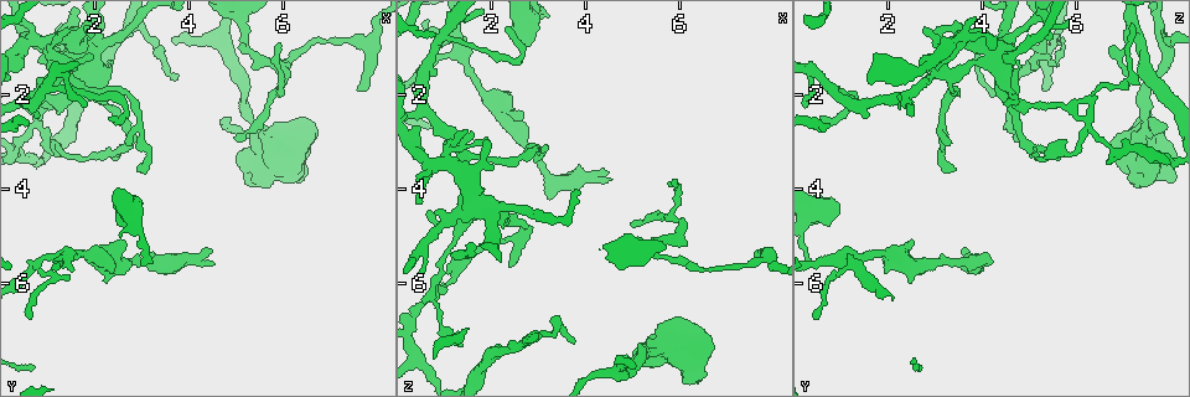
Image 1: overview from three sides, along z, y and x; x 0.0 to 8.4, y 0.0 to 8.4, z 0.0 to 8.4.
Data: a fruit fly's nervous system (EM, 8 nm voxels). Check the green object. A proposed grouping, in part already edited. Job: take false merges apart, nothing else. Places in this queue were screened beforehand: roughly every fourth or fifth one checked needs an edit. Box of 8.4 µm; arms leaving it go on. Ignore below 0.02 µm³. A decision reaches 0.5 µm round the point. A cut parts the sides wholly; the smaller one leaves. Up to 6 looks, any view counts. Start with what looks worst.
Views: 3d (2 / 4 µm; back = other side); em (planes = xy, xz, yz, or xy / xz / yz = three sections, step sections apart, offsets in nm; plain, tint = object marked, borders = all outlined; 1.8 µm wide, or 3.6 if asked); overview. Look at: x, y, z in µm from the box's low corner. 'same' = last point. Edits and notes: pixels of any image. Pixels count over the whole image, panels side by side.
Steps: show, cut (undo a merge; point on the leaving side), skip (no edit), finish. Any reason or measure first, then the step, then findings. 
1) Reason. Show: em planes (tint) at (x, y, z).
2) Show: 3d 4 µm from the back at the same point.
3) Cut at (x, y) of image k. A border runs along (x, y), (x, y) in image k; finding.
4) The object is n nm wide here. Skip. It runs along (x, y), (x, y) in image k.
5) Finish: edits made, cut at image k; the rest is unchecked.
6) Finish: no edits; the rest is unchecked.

Sharp bend. Show: 3d 2 µm from the back at (7.55, 0.85, 5.55).

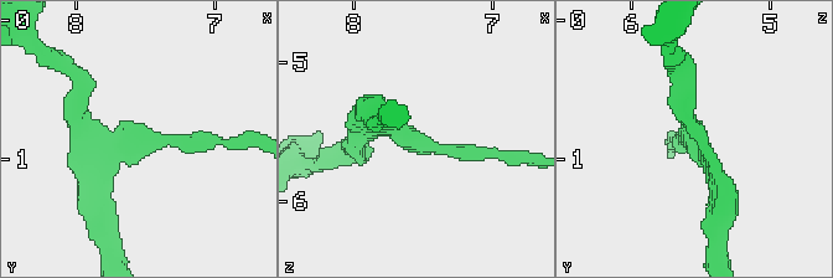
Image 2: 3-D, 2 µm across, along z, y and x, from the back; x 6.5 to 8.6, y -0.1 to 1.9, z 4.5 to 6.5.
Show: em xz step 16 (tint) at (7.60, 0.90, 5.54).

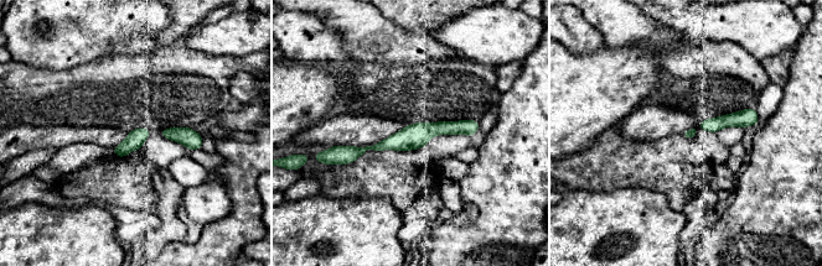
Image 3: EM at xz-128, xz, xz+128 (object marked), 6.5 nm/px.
Cut it another way. Show: em planes (borders) at the same point.

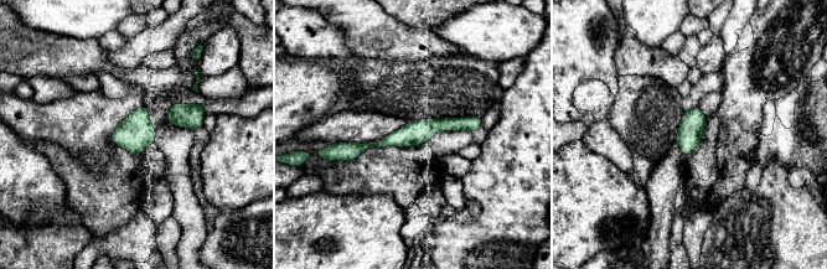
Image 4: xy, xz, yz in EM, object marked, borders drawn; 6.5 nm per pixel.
Cut at (415, 133) of image 4. The part that leaves runs along (430, 130), (361, 148), (340, 148) in image 4; a second cell is stuck on.

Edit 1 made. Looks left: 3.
See it whole again. Show: overview.

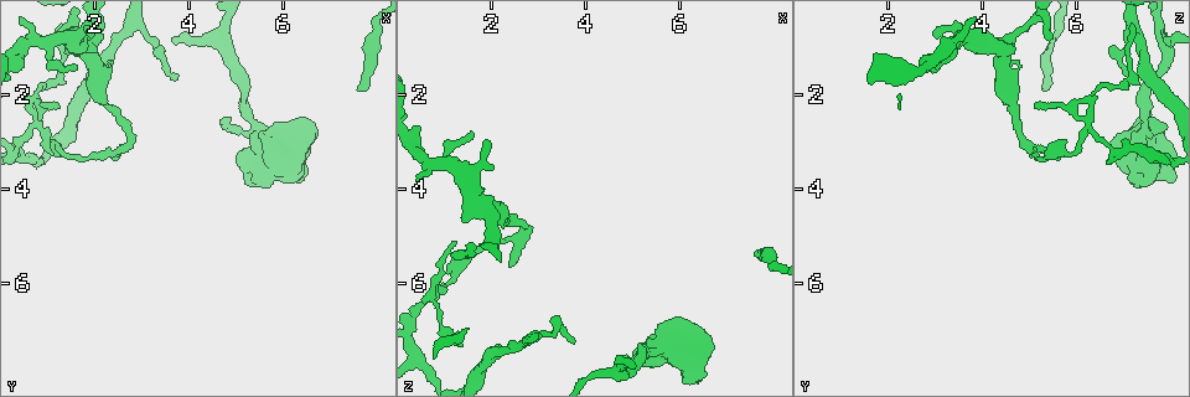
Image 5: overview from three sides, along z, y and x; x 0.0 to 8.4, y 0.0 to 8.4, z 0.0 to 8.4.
Three arms meet. Show: 3d 2 µm at (0.80, 2.70, 6.25).

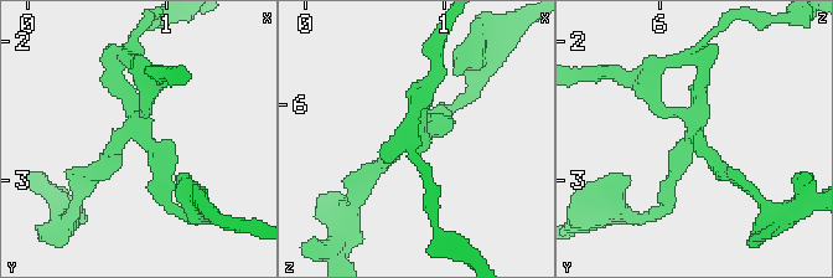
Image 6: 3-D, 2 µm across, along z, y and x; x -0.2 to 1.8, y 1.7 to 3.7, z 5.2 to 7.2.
Show: em planes (borders) at (0.82, 2.72, 6.20).

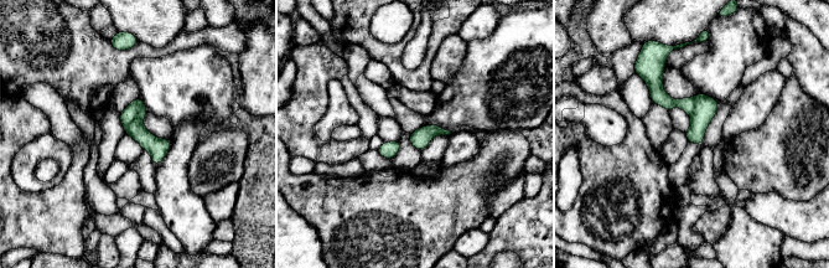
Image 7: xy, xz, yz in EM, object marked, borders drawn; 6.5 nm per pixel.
Skip. It runs along (654, 73), (656, 91), (698, 117), (698, 140) in image 7; continuous, no second cell.

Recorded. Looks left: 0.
Finish: edits made, cut at image 4; the rest is unchecked.

